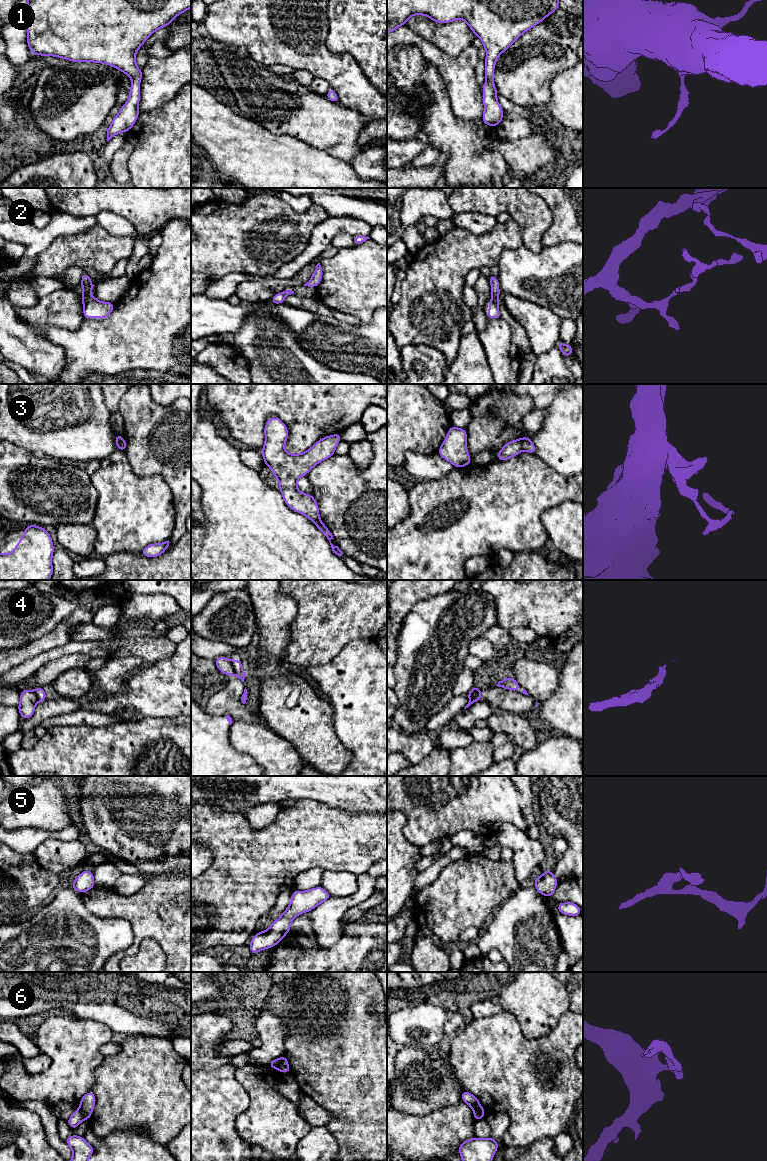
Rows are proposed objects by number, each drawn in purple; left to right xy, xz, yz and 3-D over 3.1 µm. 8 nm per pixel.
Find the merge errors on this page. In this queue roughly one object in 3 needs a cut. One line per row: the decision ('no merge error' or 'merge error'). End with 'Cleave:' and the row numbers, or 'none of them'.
1: no merge error
2: merge error
3: merge error
4: merge error
5: no merge error
6: merge error
Cleave: 2, 3, 4, 6

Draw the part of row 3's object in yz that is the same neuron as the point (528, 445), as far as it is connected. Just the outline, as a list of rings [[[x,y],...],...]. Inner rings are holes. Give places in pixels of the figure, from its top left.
[[[526,436],[523,438],[523,451],[527,451],[533,455],[536,453],[536,447],[534,443],[532,442],[531,438]]]

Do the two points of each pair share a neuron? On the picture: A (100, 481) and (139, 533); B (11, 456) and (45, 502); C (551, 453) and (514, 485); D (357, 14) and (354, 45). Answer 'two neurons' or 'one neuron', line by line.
A: one neuron
B: one neuron
C: two neurons
D: one neuron

